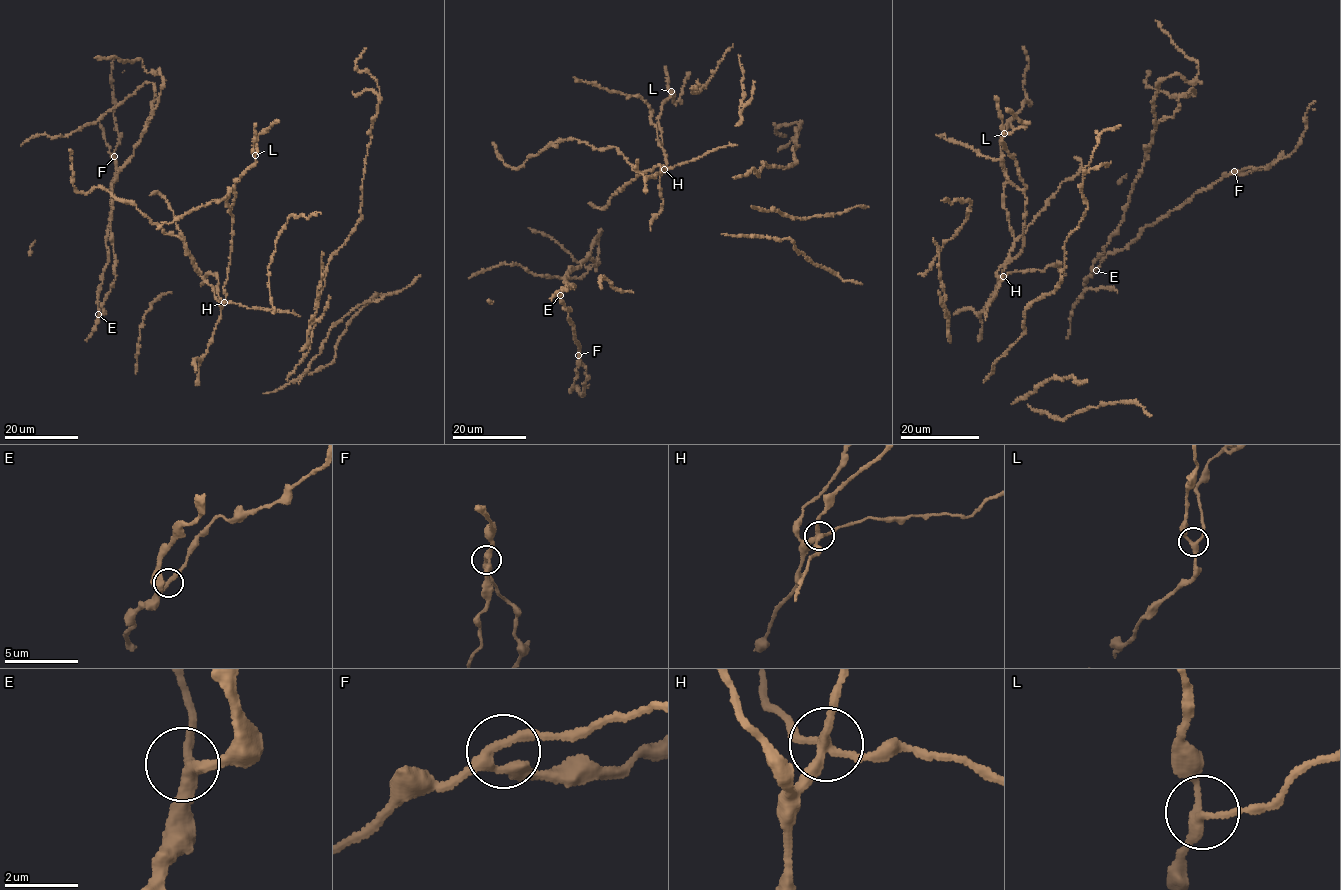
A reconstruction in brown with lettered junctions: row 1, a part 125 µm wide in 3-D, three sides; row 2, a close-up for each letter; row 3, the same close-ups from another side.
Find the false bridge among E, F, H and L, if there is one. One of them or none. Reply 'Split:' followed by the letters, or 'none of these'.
Split: H

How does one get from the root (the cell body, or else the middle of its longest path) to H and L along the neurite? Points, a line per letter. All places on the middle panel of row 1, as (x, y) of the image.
H: (650, 230), (651, 221), (662, 206), (659, 176), (664, 169)
L: (650, 230), (651, 221), (662, 206), (662, 167), (667, 170), (659, 144), (658, 118), (671, 91)

